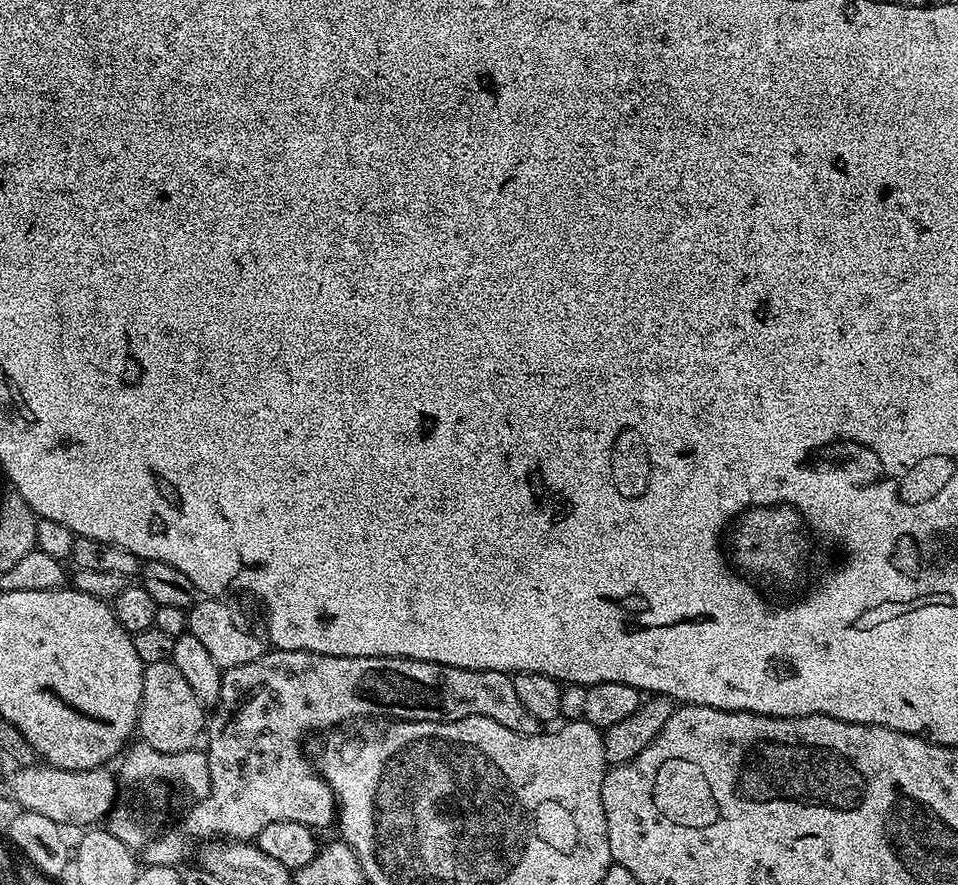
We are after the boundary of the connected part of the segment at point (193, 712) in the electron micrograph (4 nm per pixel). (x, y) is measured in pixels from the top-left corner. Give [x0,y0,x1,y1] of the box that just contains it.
[138,659,206,754]

